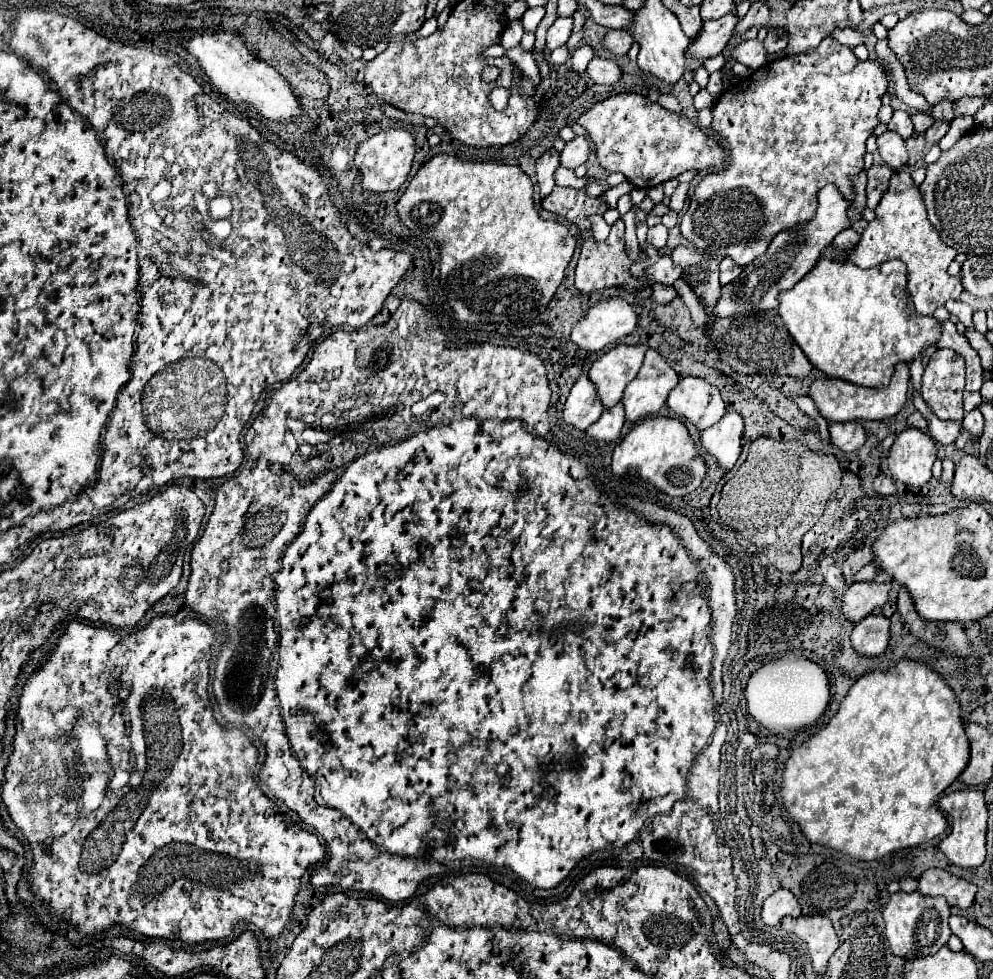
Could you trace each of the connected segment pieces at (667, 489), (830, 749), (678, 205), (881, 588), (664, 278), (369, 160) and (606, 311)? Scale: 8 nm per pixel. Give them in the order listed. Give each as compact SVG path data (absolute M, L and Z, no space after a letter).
M647 417L631 427L631 431L615 445L611 467L615 475L637 471L641 479L651 481L663 493L673 497L693 493L707 475L705 457L691 439L685 423L671 417Z
M901 659L887 673L871 671L863 675L849 689L827 727L793 749L785 765L781 795L789 815L801 825L811 843L851 855L857 861L873 861L893 851L931 841L947 829L947 819L937 801L967 763L969 739L953 689L937 671L913 659Z
M681 183L681 185L677 187L677 191L671 195L669 207L671 207L673 211L681 211L681 209L683 209L685 199L687 199L687 191L689 191L689 183Z
M863 581L853 583L845 595L843 595L843 615L851 619L853 623L861 621L869 613L873 613L877 607L883 607L889 599L891 581Z
M665 255L659 261L655 261L653 265L649 265L645 273L651 281L659 281L659 283L665 283L665 285L673 285L683 275L681 267L675 265L669 255Z
M387 129L387 131L381 131L381 133L369 137L367 141L363 141L355 155L355 165L363 173L363 189L397 191L405 183L405 179L411 171L413 153L415 153L415 139L405 129Z
M601 299L585 311L571 331L571 341L587 351L601 351L613 343L619 343L625 335L637 327L637 315L633 307L619 299Z

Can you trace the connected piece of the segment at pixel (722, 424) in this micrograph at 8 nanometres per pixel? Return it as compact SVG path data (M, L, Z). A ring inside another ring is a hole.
M729 409L715 427L701 433L701 445L709 455L713 455L723 469L733 469L735 461L741 455L741 437L743 437L743 417Z

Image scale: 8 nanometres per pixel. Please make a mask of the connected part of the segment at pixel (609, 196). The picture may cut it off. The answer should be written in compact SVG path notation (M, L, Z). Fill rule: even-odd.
M624 181L623 183L615 187L611 187L611 189L609 189L609 191L607 191L607 193L605 193L605 195L603 195L601 199L603 199L603 201L605 201L605 203L607 203L609 207L611 207L611 209L615 209L615 207L617 207L617 202L620 197L624 194L631 192L631 190L633 189L634 185L632 185L628 181Z

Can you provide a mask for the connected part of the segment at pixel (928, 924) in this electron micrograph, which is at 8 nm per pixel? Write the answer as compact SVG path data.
M897 891L889 897L889 903L885 905L883 919L885 919L885 935L889 941L889 947L895 955L905 959L917 959L935 955L951 937L951 929L947 925L949 919L949 905L945 899L939 897L925 897L919 891L915 893L903 893Z

